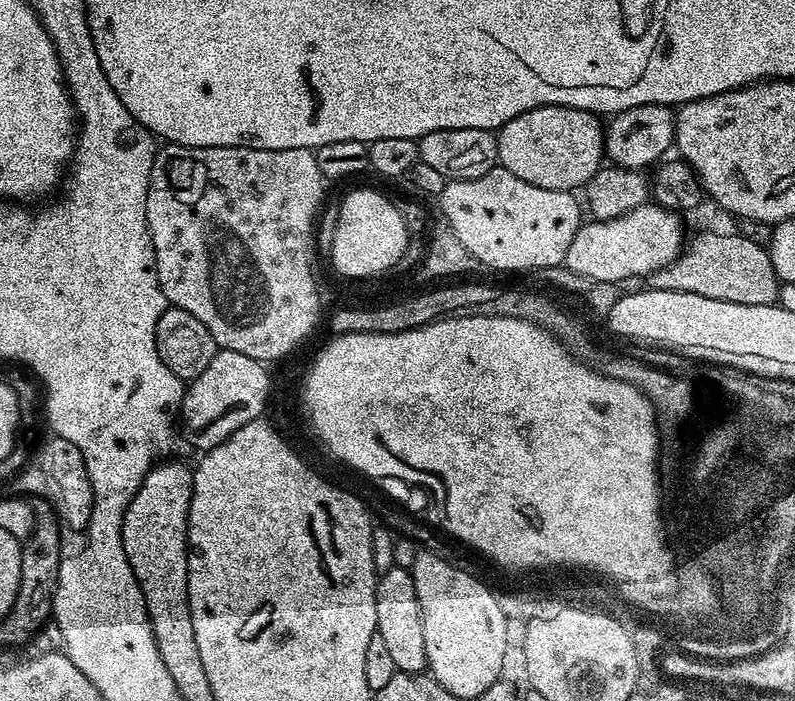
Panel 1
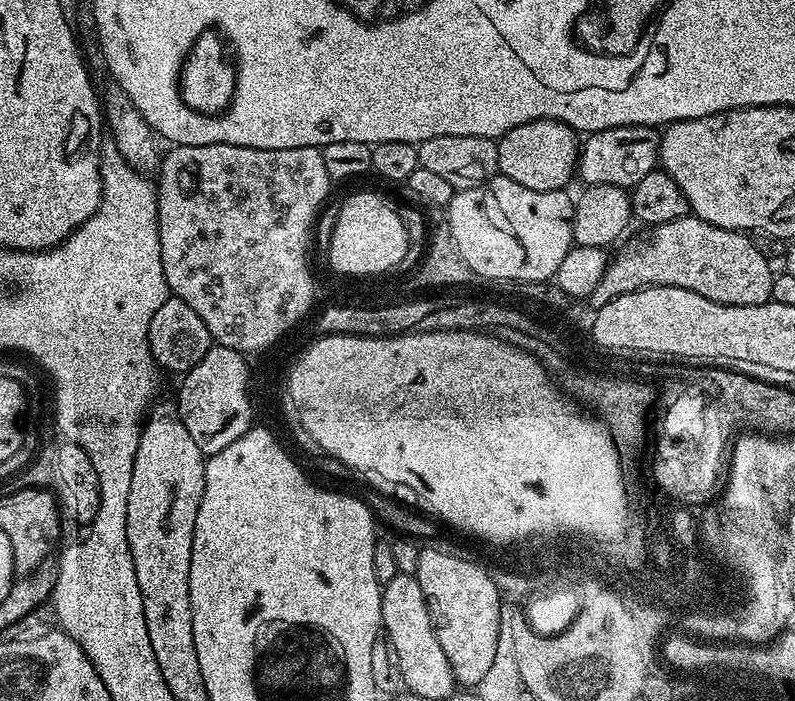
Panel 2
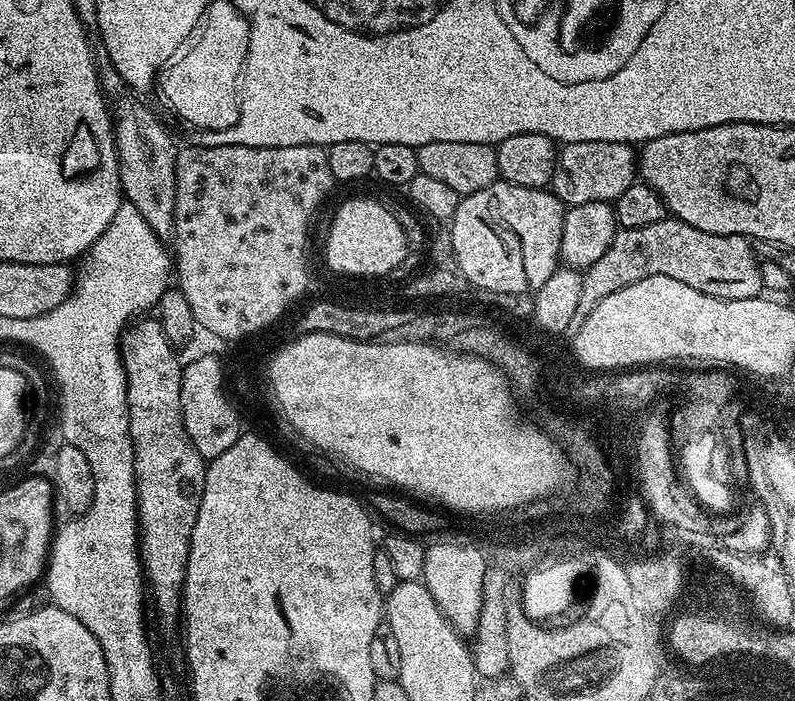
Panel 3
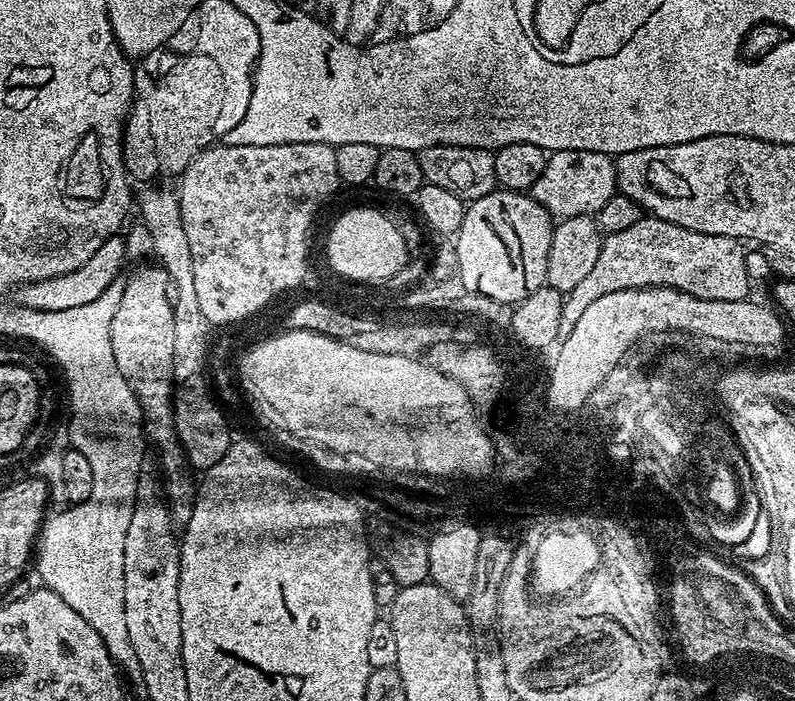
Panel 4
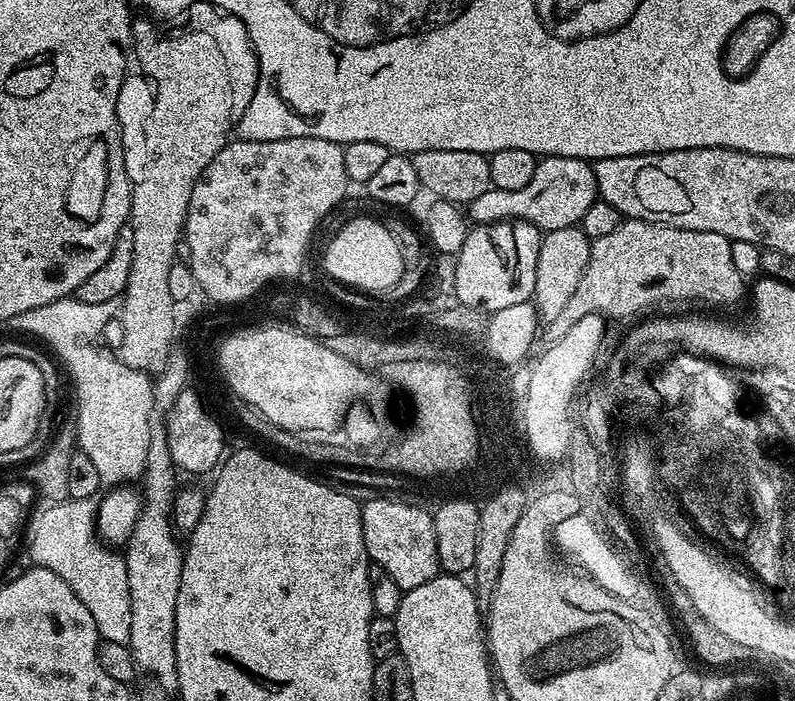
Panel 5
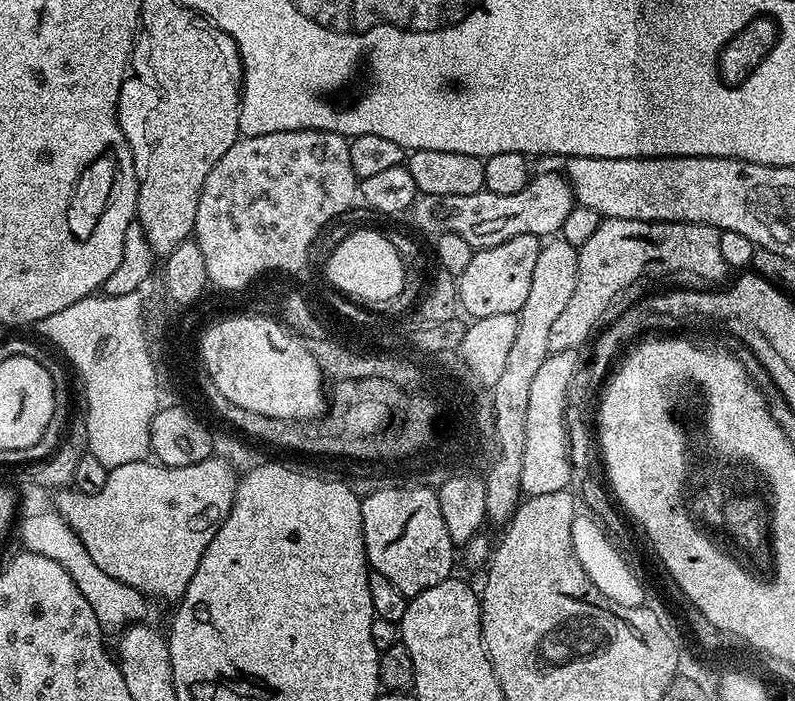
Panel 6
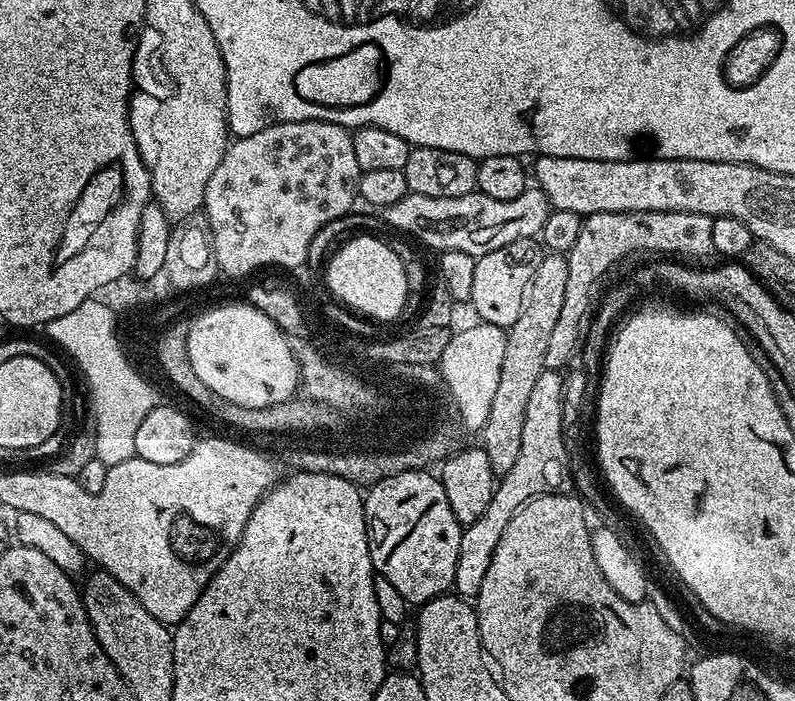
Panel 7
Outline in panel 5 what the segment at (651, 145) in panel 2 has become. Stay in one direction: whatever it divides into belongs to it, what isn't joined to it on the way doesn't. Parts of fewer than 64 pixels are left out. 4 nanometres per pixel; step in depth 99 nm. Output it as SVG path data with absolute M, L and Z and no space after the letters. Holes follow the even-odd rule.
M548 154L537 163L534 178L530 178L530 183L522 186L522 190L491 187L486 194L467 205L466 215L473 225L493 220L525 220L539 228L541 233L546 233L577 227L597 199L596 170L587 159L576 154Z

